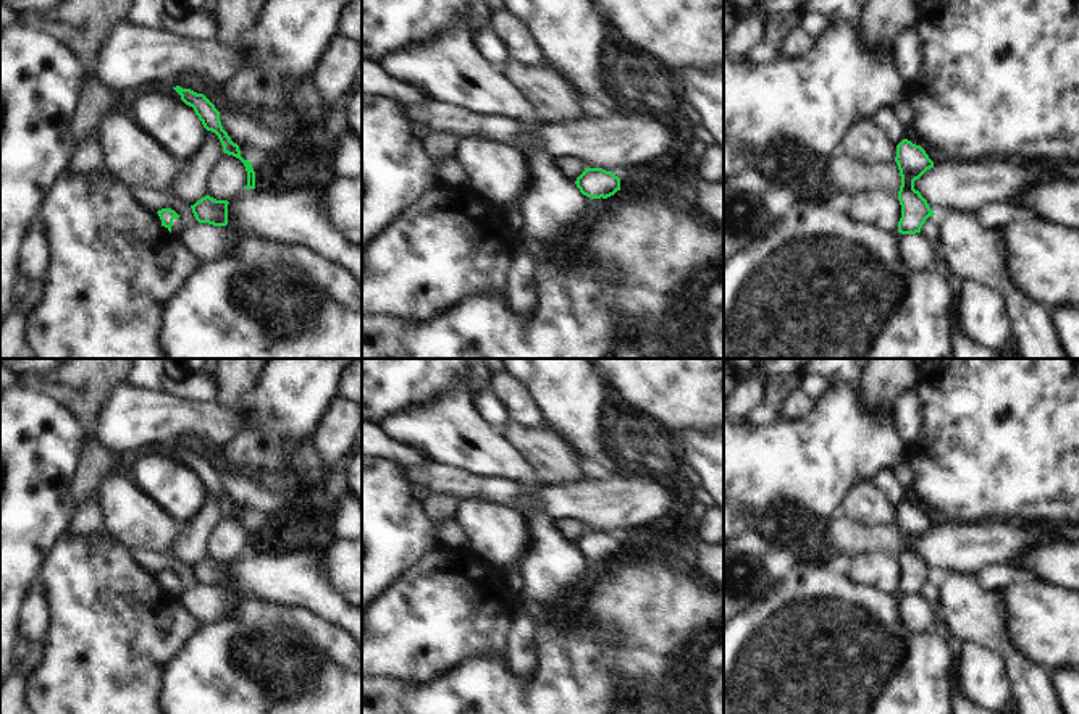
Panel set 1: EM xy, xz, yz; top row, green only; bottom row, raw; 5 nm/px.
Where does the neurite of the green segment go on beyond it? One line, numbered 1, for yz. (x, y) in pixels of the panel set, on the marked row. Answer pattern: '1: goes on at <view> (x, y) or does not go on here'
1: does not go on here

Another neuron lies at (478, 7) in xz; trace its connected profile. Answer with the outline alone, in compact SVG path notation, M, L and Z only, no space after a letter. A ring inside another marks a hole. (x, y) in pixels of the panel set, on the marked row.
M472 0L472 15L478 19L472 23L475 27L485 27L489 24L489 19L493 18L491 8L485 3L485 0Z

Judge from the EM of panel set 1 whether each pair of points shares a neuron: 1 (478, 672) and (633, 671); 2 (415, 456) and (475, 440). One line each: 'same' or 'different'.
1: same
2: different

